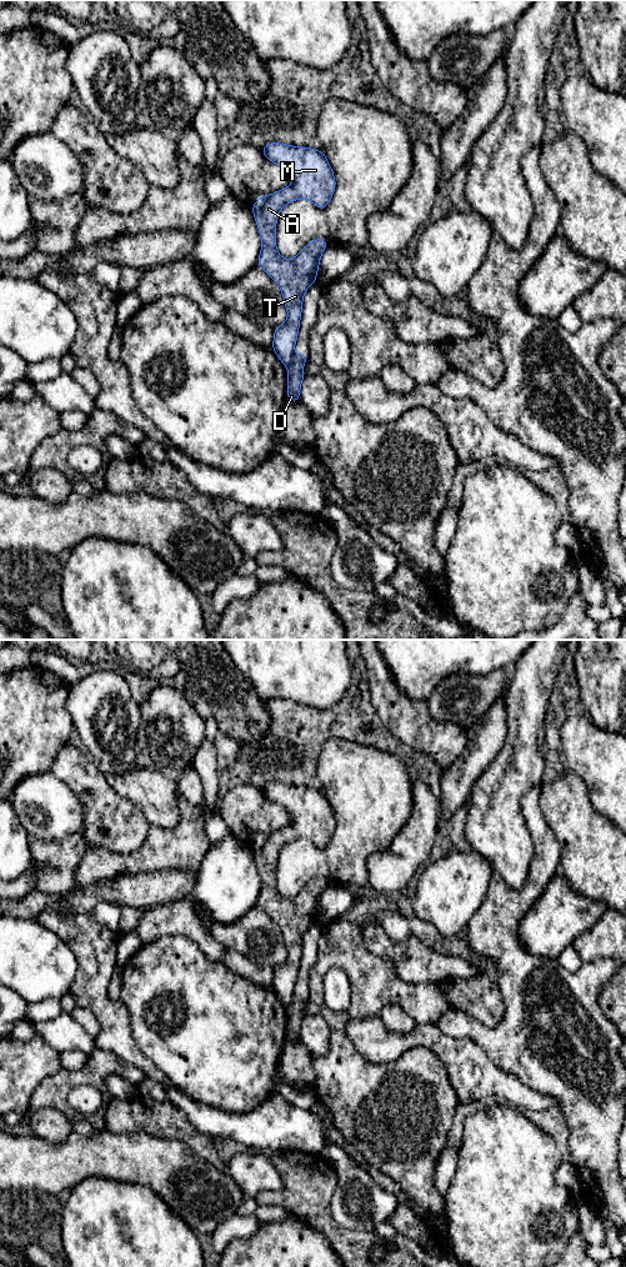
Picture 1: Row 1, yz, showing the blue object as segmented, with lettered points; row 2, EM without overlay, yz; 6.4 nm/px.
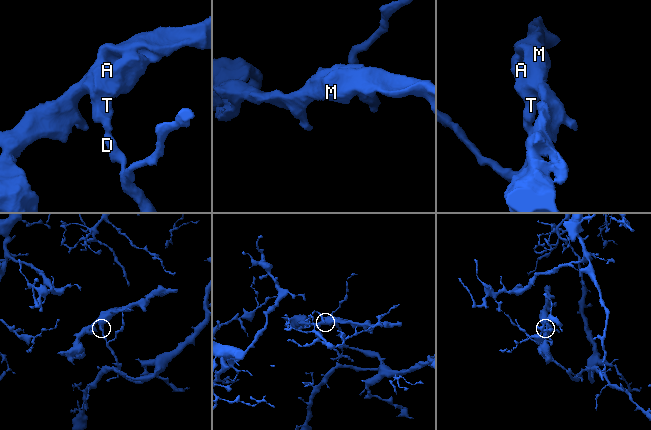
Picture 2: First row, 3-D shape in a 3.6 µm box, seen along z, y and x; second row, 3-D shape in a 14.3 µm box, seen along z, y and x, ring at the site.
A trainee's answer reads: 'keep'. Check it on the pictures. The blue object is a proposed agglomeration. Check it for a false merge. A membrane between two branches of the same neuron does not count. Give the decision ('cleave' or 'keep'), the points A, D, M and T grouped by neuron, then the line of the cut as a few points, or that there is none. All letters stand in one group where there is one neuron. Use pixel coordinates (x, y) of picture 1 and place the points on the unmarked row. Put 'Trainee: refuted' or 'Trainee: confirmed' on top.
Trainee: refuted
cleave; A M T / D; cut in yz along (295, 993), (286, 1007)

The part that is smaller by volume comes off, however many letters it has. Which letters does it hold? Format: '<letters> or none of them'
A, M, T

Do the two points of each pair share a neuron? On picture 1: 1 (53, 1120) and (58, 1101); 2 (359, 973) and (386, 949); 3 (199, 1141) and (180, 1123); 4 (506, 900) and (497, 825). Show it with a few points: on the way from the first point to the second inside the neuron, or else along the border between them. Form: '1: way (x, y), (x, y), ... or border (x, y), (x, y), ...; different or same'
1: border (28, 1121), (40, 1108), (58, 1108), (71, 1121); different
2: border (361, 931), (364, 946), (387, 958), (399, 976); different
3: way (194, 1138), (184, 1128); same
4: border (530, 867), (520, 889), (512, 889), (492, 871); different

